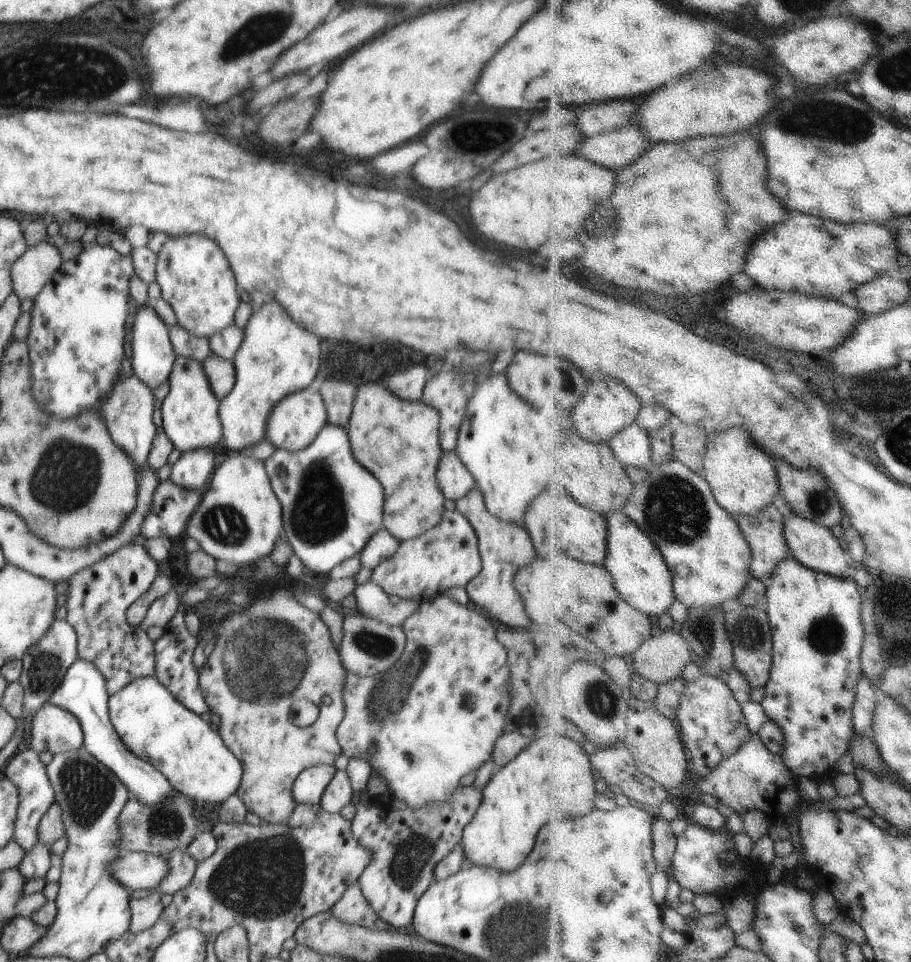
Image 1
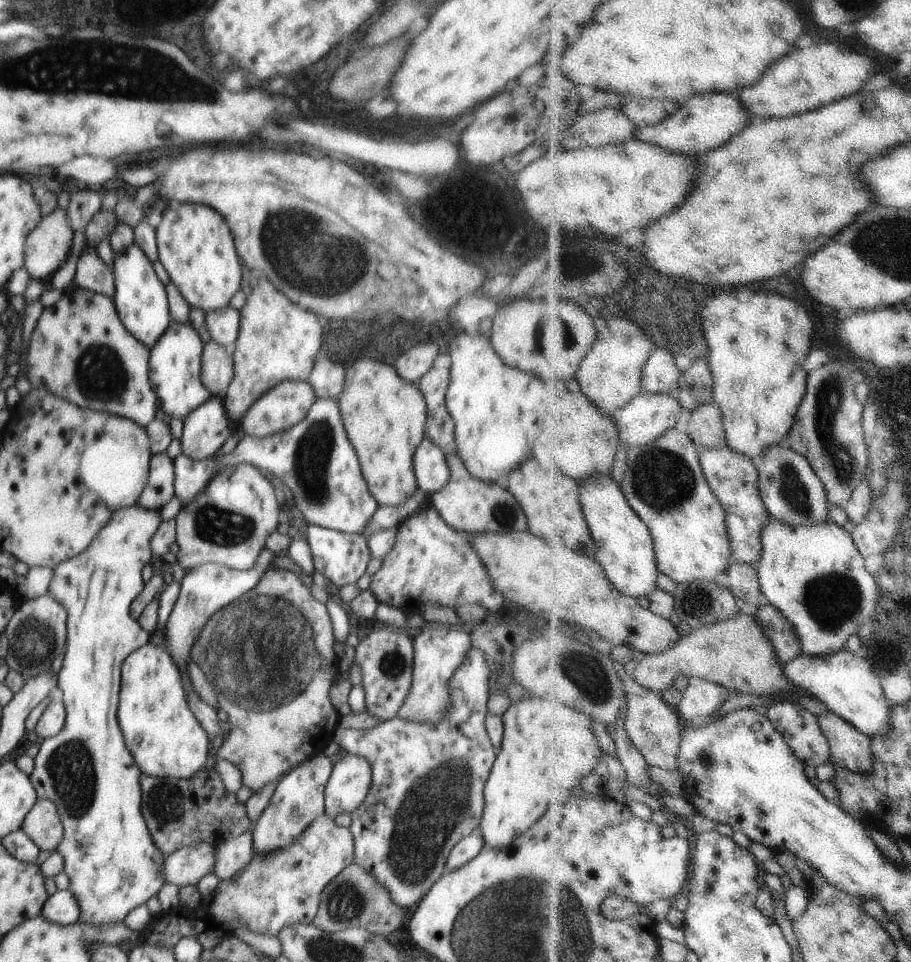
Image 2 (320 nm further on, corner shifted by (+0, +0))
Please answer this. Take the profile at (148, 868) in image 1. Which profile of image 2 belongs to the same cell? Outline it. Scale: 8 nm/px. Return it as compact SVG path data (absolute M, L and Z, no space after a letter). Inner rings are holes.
M210 841L192 843L165 857L165 882L180 888L188 884L197 885L202 877L213 872L217 846L218 843Z

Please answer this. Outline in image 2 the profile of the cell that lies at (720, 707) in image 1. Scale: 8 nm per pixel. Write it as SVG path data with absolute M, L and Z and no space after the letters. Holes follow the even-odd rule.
M692 677L679 708L685 724L710 721L710 714L730 700L731 690L702 677Z

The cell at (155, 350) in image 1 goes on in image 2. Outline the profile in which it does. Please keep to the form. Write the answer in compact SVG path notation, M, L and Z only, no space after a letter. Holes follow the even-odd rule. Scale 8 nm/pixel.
M132 243L115 254L111 267L114 279L113 303L120 320L124 323L126 330L134 334L148 348L155 345L157 338L167 329L172 320L165 286L158 279L152 265L144 251L136 243Z

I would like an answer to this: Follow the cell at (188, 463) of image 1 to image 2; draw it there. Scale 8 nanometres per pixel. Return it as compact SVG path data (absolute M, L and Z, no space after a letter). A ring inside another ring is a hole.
M211 395L183 420L181 449L195 461L214 457L230 436L229 418L222 397Z

